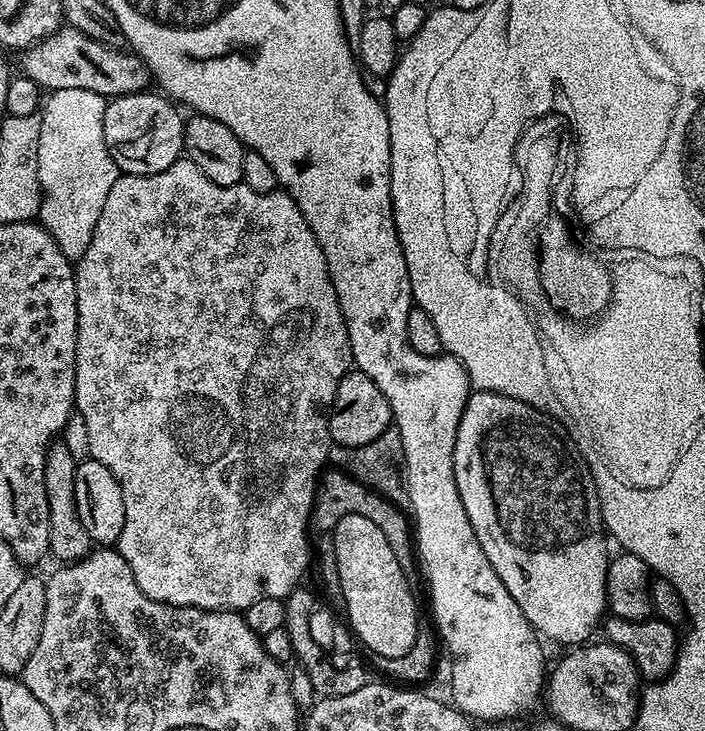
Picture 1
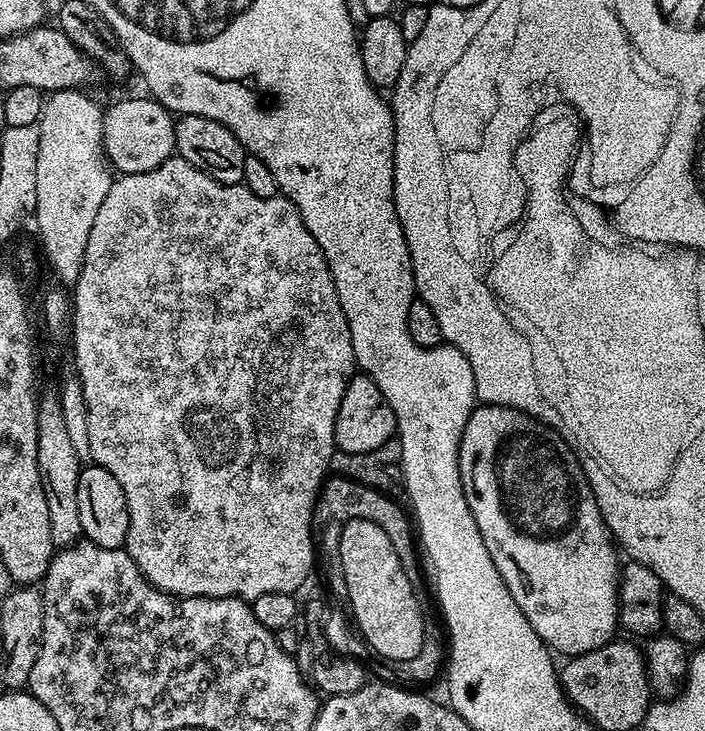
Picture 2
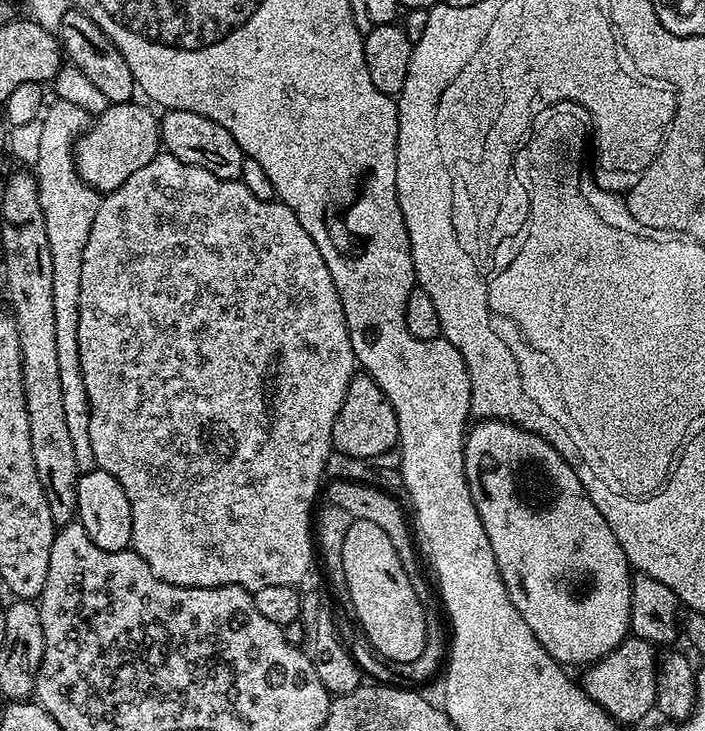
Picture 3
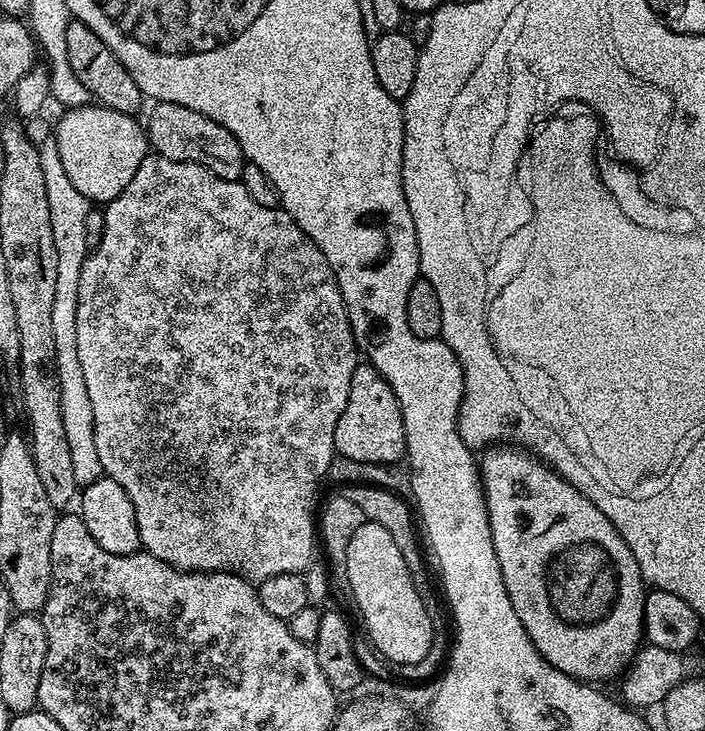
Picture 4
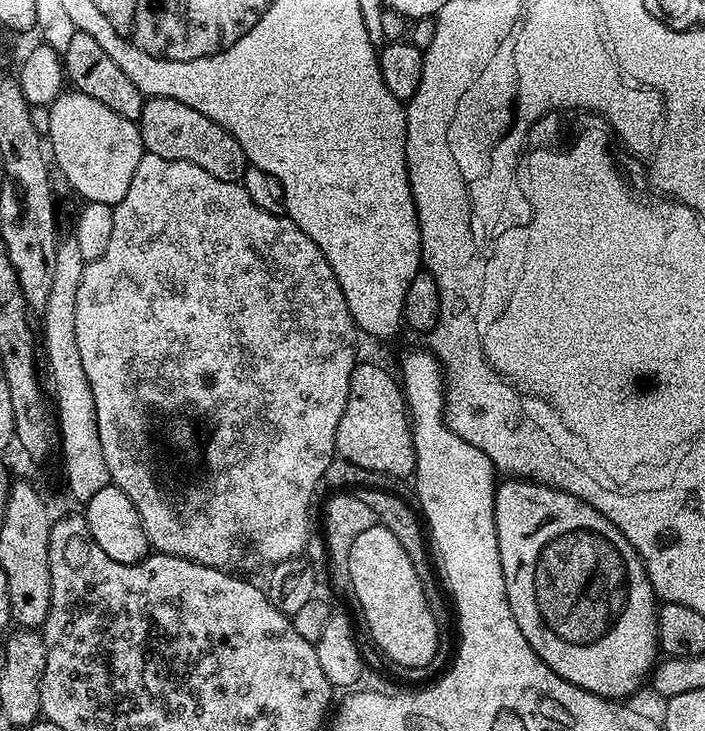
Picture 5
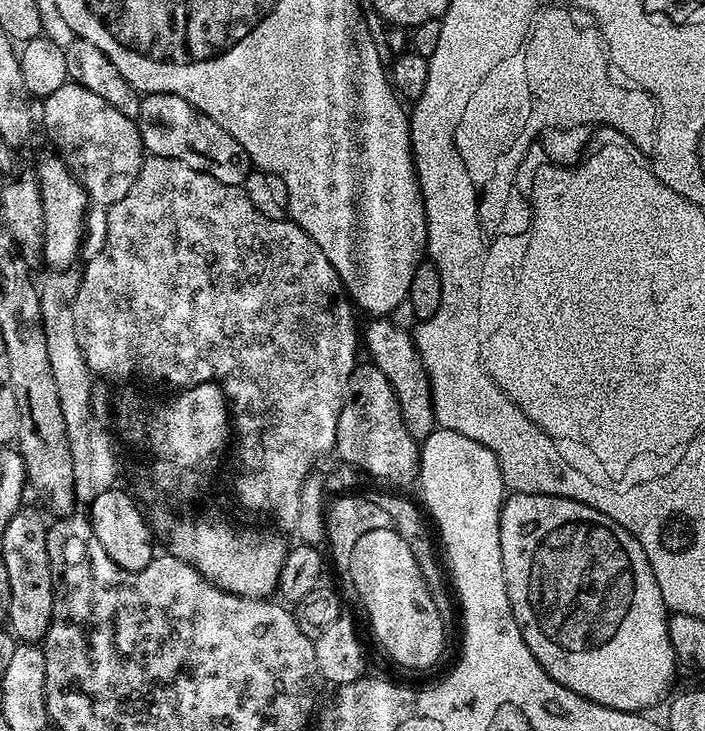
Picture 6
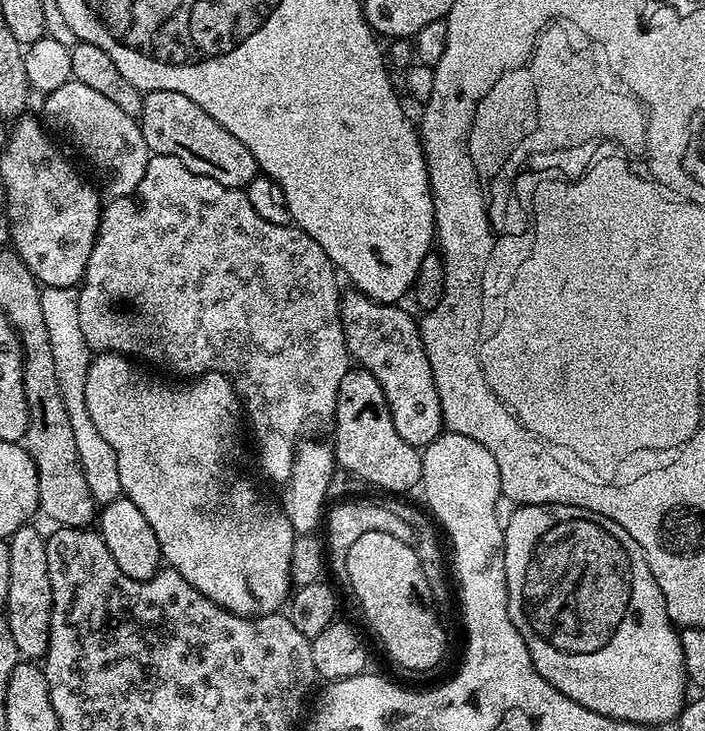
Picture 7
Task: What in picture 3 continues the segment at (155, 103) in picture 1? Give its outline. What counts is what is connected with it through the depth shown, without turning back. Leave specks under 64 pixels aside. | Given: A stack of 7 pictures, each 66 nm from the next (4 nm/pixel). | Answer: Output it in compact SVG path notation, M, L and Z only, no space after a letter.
M136 103L109 104L104 113L95 117L91 127L81 132L79 140L74 145L76 172L82 178L82 182L89 184L96 192L107 194L118 190L118 186L122 186L122 182L126 182L126 178L130 178L134 170L146 166L146 162L150 162L161 151L160 121L157 113L152 113L151 107L143 108Z

